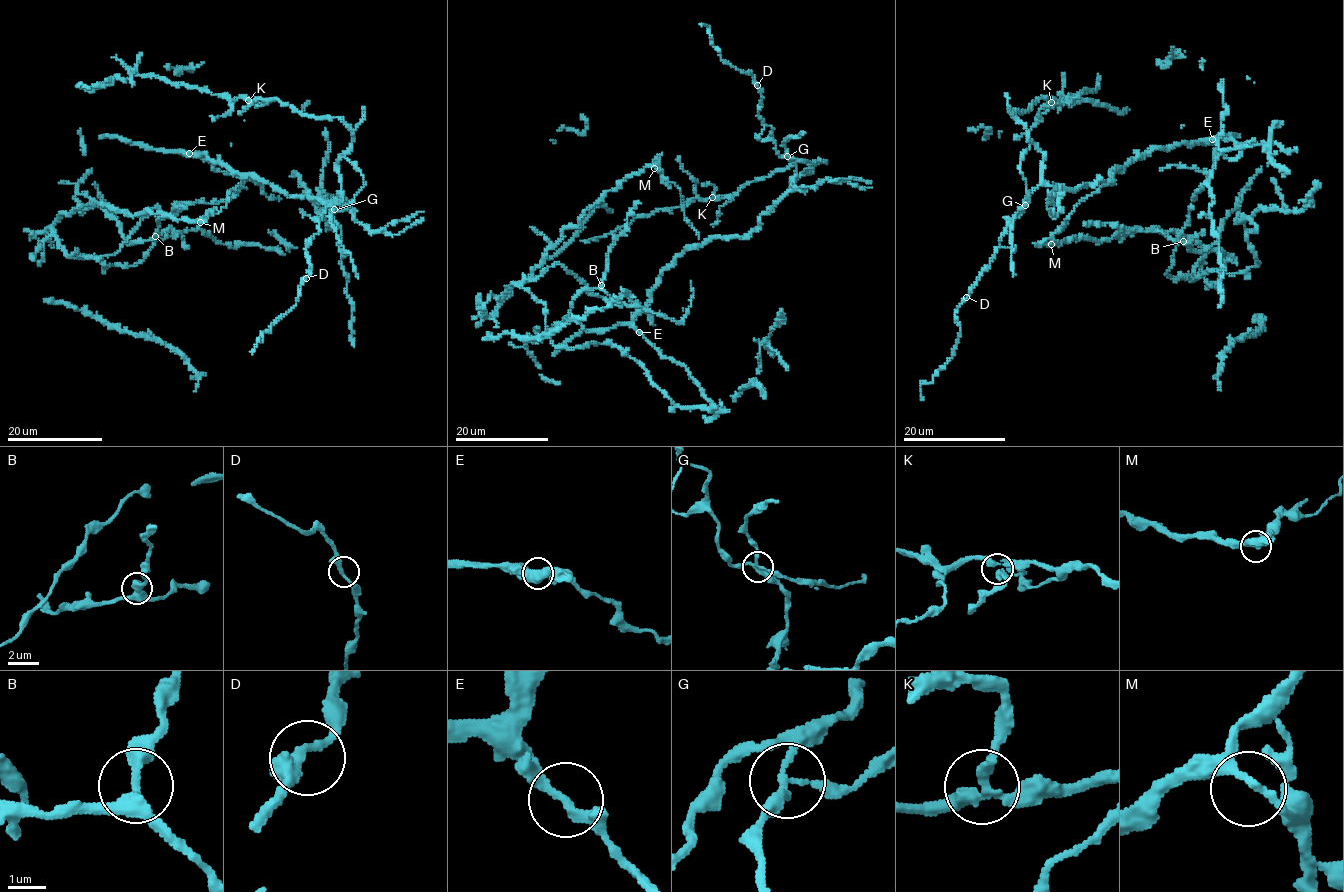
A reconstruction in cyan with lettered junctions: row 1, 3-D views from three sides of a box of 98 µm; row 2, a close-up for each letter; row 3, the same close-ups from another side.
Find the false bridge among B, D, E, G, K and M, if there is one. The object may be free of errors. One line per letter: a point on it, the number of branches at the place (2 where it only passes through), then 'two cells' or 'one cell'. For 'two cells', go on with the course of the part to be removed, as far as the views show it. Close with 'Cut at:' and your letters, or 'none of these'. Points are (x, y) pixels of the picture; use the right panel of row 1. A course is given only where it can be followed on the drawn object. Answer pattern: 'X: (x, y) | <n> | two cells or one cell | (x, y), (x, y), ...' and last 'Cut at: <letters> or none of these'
B: (1183, 241) | 3 | one cell
D: (966, 297) | 3 | one cell
E: (1212, 139) | 3 | one cell
G: (1025, 205) | 3 | two cells | (1025, 205), (1028, 203), (1026, 181), (1021, 174), (1020, 160), (1030, 145)
K: (1051, 102) | 3 | one cell
M: (1051, 244) | 3 | one cell
Cut at: G

